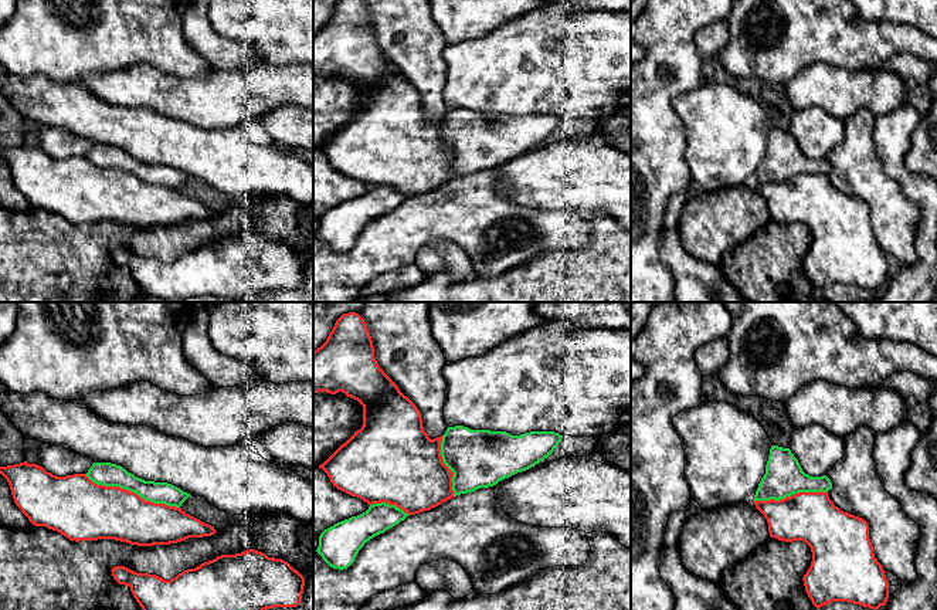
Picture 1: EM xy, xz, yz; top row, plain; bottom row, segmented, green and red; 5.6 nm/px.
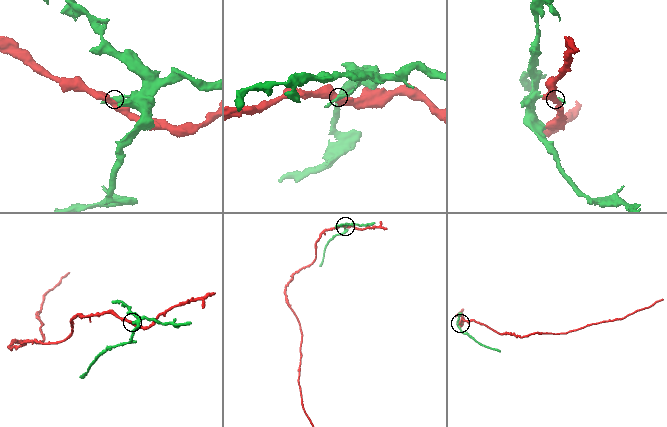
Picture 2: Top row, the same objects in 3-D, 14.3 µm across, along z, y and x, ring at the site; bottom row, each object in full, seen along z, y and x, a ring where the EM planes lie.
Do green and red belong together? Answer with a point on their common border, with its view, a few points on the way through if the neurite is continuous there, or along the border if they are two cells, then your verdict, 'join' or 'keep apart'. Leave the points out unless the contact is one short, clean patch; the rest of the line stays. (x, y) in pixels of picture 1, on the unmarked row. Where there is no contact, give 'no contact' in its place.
xy (132, 173) | keep apart

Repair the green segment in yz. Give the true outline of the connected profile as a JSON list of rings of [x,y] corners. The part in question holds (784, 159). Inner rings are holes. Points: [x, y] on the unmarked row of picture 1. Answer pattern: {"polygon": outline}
{"polygon": [[[771,128],[765,156],[753,183],[780,183],[798,174],[828,174],[831,170],[826,157],[805,156],[790,131]]]}

